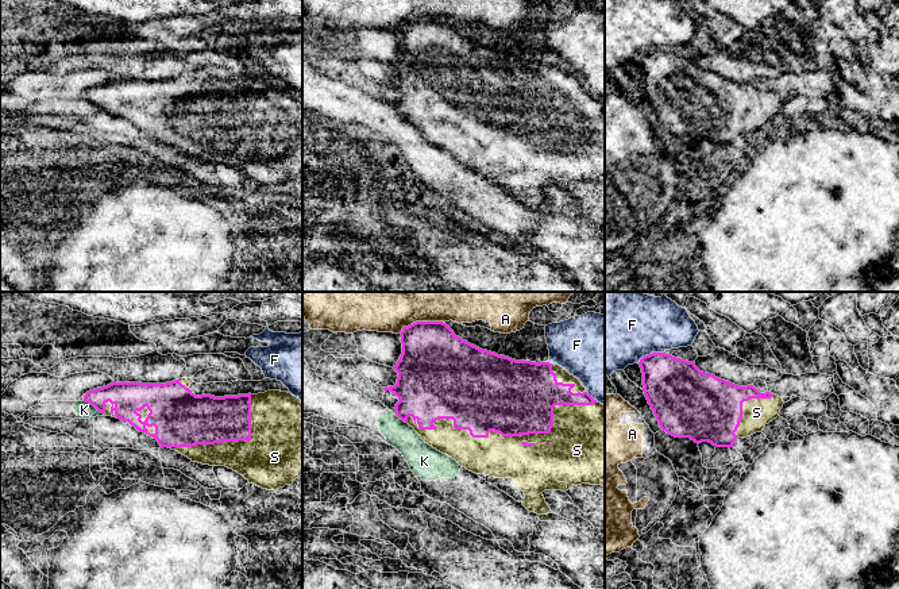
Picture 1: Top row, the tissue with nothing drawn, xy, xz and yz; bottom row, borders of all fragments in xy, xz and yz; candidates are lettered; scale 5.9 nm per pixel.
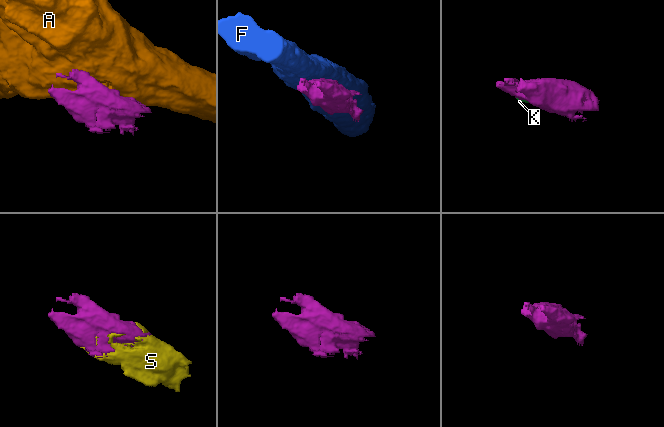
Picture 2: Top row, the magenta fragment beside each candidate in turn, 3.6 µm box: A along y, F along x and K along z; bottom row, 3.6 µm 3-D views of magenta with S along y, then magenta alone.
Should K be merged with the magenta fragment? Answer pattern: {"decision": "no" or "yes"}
{"decision": "no"}

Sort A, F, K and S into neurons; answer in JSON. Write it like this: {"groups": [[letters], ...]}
{"groups": [["A"], ["F"], ["K"], ["S"]]}

